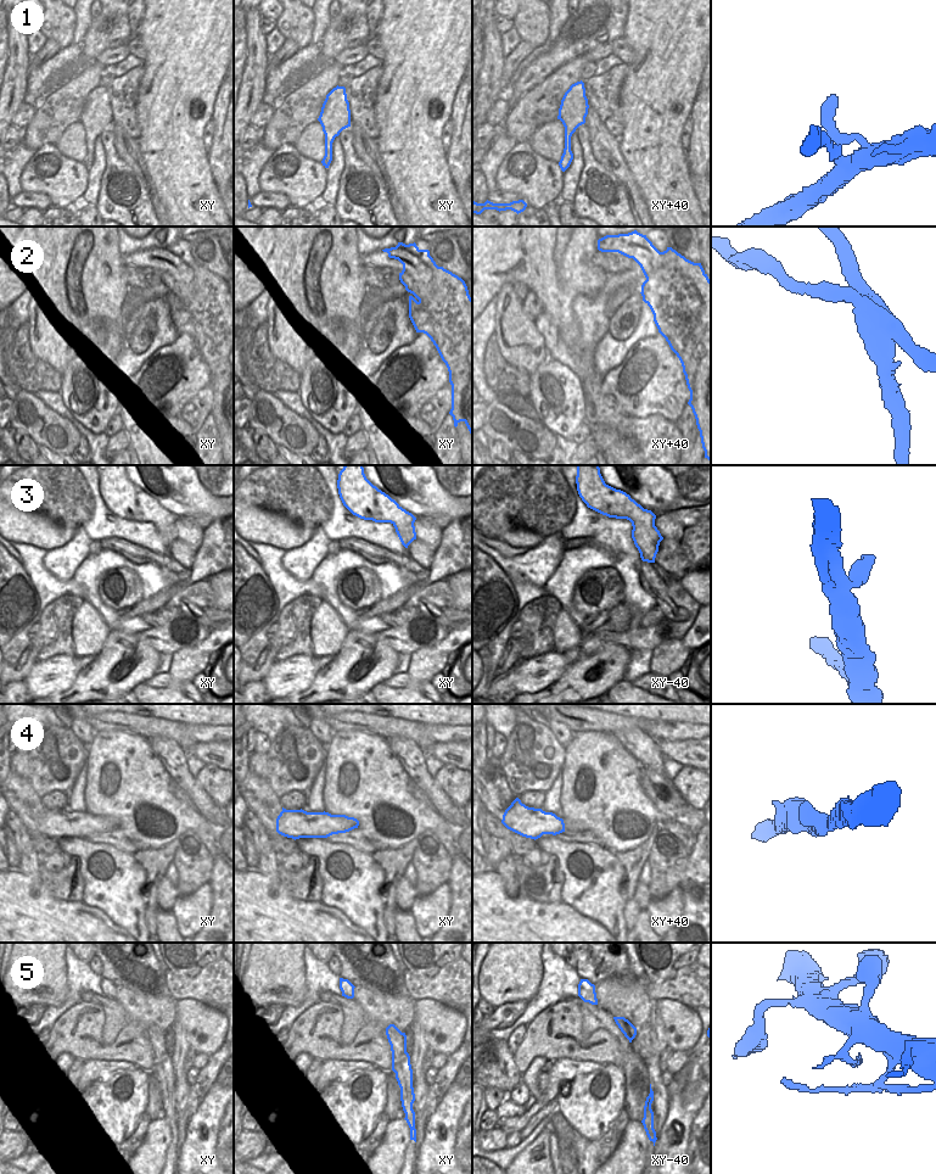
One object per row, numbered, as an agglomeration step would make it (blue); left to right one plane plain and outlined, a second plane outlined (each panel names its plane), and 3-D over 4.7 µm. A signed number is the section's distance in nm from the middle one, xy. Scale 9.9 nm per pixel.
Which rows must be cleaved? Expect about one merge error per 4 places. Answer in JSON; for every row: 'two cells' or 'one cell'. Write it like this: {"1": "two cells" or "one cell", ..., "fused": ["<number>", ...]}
{"1": "one cell", "2": "two cells", "3": "one cell", "4": "one cell", "5": "one cell", "fused": ["2"]}

